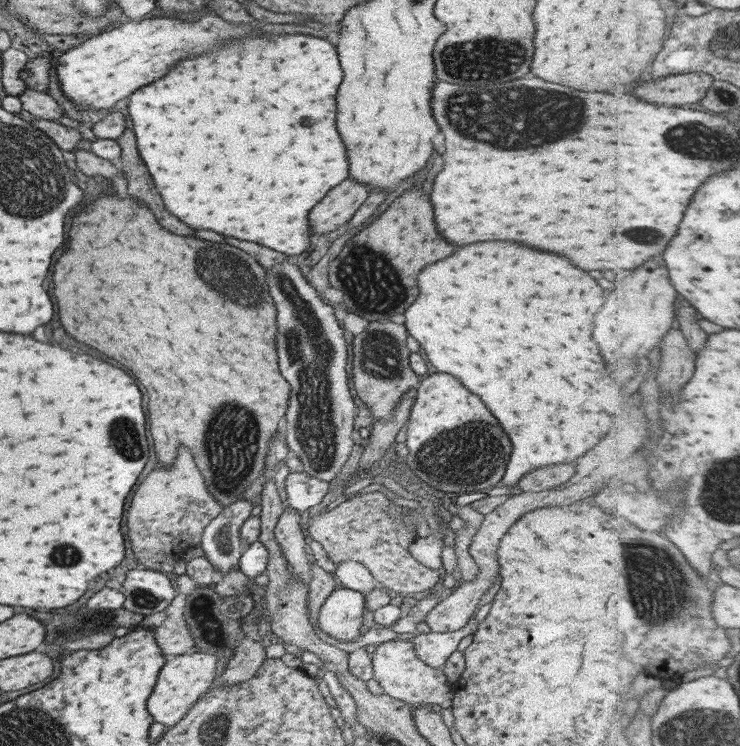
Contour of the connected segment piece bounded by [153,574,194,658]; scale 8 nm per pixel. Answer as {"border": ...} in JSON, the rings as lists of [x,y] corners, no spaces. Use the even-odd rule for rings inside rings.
{"border":[[[183,574],[177,576],[176,582],[180,588],[175,590],[173,601],[162,610],[165,620],[161,622],[161,626],[153,628],[154,643],[166,658],[192,651],[194,643],[183,620],[185,598],[189,593],[188,588],[192,586],[192,580]]]}

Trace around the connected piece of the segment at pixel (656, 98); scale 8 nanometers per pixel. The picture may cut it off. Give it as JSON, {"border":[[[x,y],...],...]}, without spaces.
{"border":[[[705,72],[673,75],[661,80],[643,82],[631,94],[645,102],[657,102],[661,106],[696,107],[705,98],[716,80]]]}

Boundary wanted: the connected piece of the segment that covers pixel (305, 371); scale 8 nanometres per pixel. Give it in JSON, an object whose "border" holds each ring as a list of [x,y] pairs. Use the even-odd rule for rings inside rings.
{"border":[[[293,261],[265,270],[268,295],[275,305],[277,362],[281,376],[289,382],[289,404],[285,409],[284,441],[301,461],[303,472],[329,482],[341,470],[353,441],[349,437],[356,406],[347,381],[347,346],[333,308],[305,280]]]}

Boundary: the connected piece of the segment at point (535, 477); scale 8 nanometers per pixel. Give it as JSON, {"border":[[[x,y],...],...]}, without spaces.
{"border":[[[553,464],[553,466],[535,468],[525,476],[521,476],[518,480],[519,484],[516,483],[516,485],[521,491],[541,492],[567,482],[573,470],[575,470],[573,464]]]}

